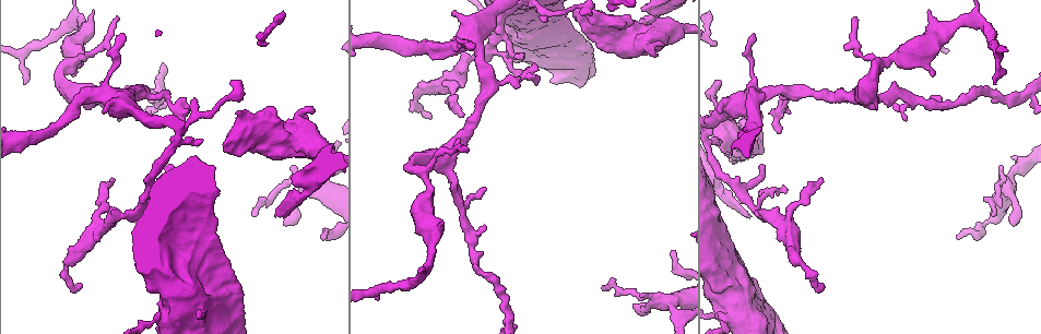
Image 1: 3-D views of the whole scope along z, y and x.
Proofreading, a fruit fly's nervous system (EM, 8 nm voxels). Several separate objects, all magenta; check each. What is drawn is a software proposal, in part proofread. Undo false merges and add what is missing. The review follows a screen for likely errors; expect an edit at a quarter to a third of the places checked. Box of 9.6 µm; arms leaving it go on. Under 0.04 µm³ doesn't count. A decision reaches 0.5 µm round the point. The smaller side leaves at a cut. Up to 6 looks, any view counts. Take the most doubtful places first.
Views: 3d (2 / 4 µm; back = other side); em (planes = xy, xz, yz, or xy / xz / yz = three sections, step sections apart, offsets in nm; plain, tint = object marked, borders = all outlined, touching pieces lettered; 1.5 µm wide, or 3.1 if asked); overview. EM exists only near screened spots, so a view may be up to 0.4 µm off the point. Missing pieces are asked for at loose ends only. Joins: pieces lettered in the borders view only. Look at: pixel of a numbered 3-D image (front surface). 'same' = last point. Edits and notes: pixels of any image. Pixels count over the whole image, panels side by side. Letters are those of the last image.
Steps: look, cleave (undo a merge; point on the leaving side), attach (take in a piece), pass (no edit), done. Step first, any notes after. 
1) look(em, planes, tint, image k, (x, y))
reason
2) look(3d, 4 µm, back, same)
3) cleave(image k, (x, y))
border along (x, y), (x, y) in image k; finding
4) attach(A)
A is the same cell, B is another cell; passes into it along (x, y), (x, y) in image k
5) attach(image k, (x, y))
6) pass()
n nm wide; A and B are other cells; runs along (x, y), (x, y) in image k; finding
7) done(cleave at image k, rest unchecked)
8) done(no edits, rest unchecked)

look(em, yz, step 8, tint, image 1, (746, 217))
an open end

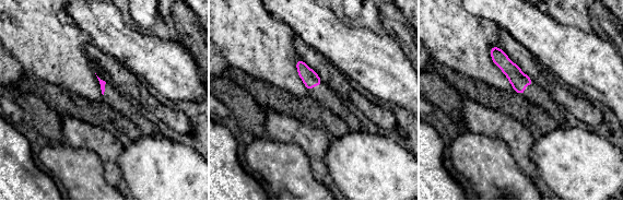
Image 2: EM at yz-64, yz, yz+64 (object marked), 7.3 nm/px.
look(em, planes, borders, same)
another direction

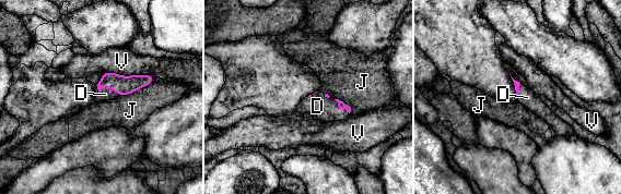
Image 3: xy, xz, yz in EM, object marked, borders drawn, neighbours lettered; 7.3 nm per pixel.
attach(D)
D is the same cell, J and V are other cells; passes into it along (124, 85), (108, 88), (105, 94) in image 3; it goes on there

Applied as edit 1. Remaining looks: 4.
look(3d, 2 µm, image 1, (720, 82))
branch stops here

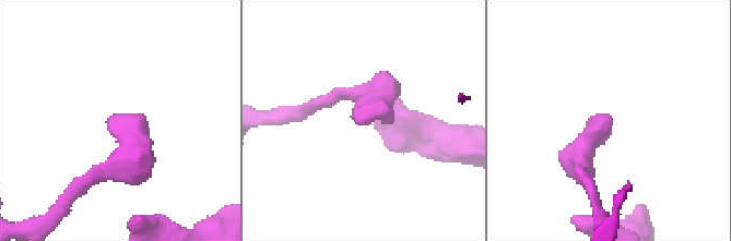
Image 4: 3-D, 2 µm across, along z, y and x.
look(em, yz, step 4, tint, image 4, (111, 118))

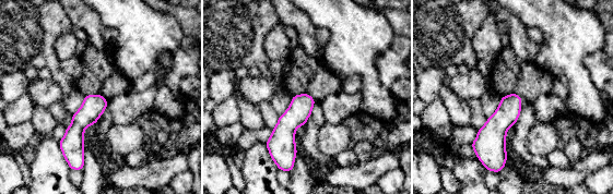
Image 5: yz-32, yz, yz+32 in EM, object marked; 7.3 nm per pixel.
look(em, yz, step 4, borders, same)

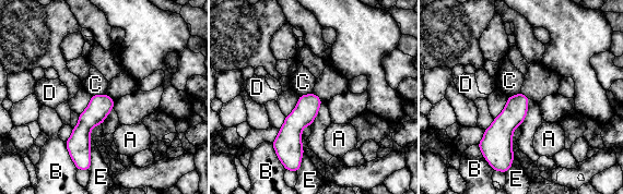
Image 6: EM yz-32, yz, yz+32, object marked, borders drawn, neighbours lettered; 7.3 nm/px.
pass()
A, B, C, D and E are other cells; no lettered piece goes on from it

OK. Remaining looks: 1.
done(attach at image 3, rest unchecked)

